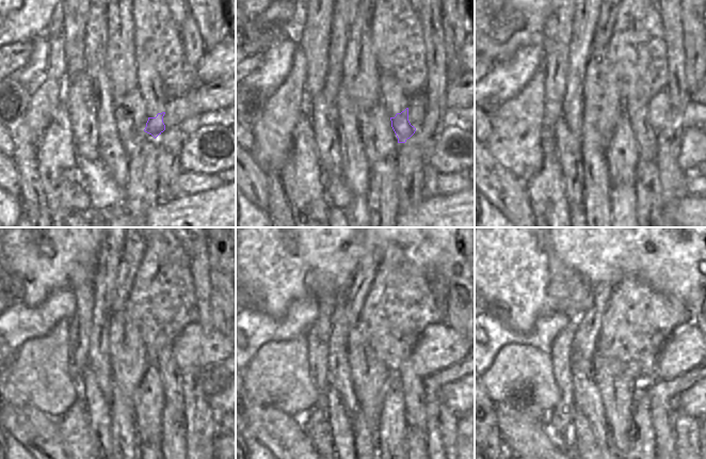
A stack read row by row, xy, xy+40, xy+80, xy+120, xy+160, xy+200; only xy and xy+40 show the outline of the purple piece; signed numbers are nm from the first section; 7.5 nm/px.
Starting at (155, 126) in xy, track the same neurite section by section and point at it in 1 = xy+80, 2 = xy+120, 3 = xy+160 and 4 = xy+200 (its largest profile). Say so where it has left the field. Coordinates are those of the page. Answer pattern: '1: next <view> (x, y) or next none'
1: next xy+80 (646, 136)
2: next xy+120 (172, 376)
3: next xy+160 (412, 386)
4: next xy+200 (662, 424)

